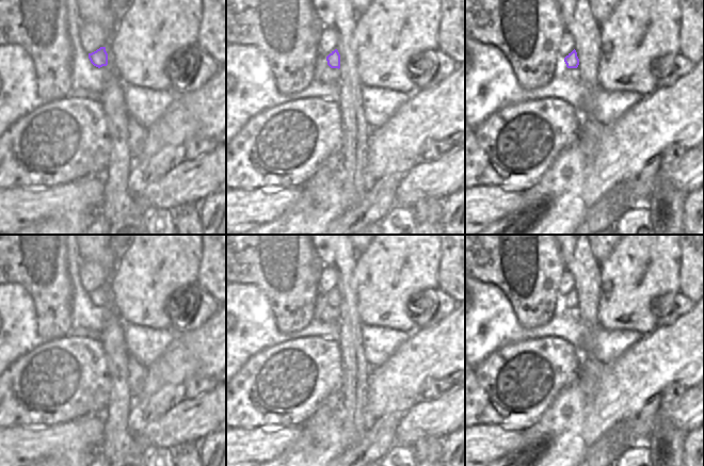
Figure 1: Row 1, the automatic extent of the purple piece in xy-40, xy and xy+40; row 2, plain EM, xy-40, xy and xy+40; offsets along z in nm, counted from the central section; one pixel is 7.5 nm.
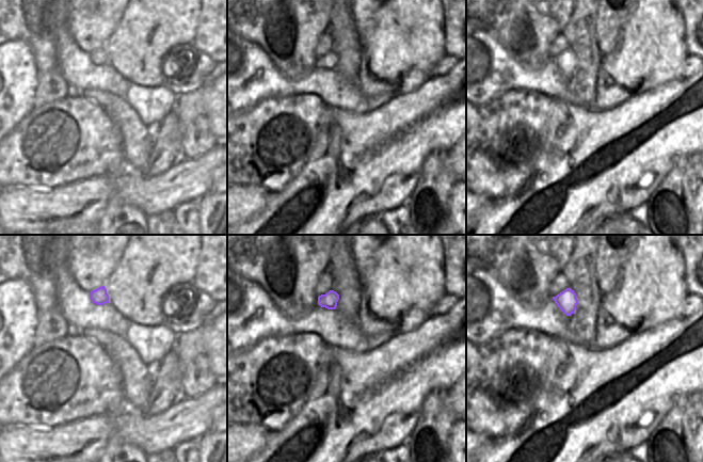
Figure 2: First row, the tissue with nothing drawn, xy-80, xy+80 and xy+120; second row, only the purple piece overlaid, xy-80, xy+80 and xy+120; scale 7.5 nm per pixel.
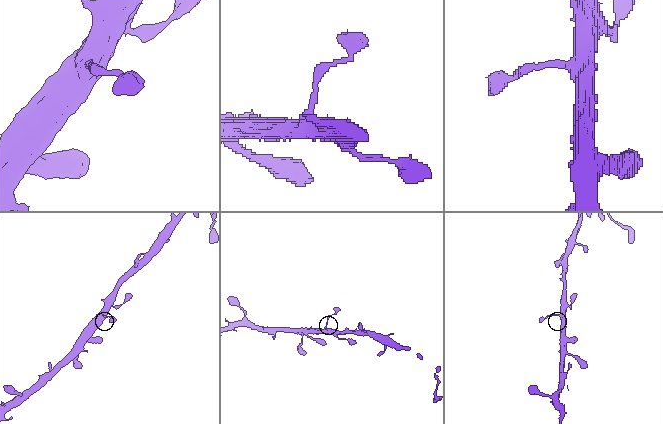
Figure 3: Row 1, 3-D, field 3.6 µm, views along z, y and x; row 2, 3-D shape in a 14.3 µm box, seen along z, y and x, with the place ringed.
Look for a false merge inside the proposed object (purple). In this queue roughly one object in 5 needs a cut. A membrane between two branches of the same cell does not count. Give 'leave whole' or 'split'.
leave whole

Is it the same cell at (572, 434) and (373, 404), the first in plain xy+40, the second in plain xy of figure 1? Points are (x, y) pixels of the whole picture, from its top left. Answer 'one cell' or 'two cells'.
one cell

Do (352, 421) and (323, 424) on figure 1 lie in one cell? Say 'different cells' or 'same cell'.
different cells

